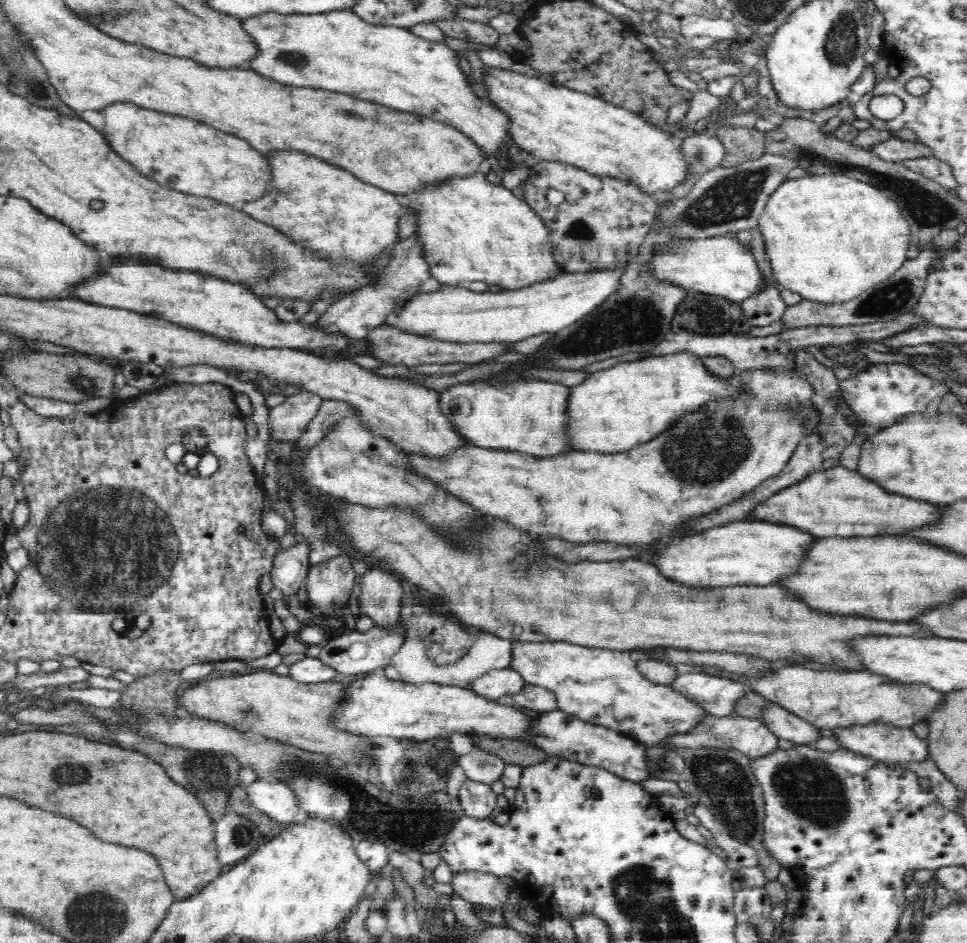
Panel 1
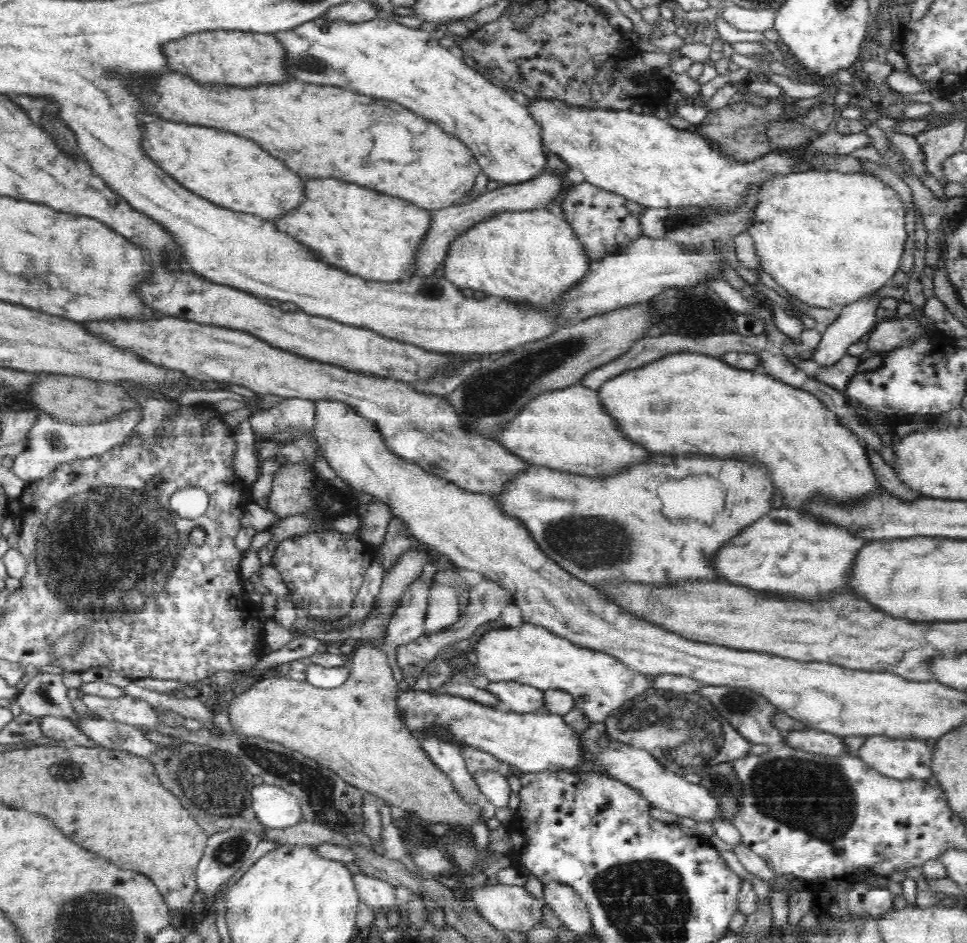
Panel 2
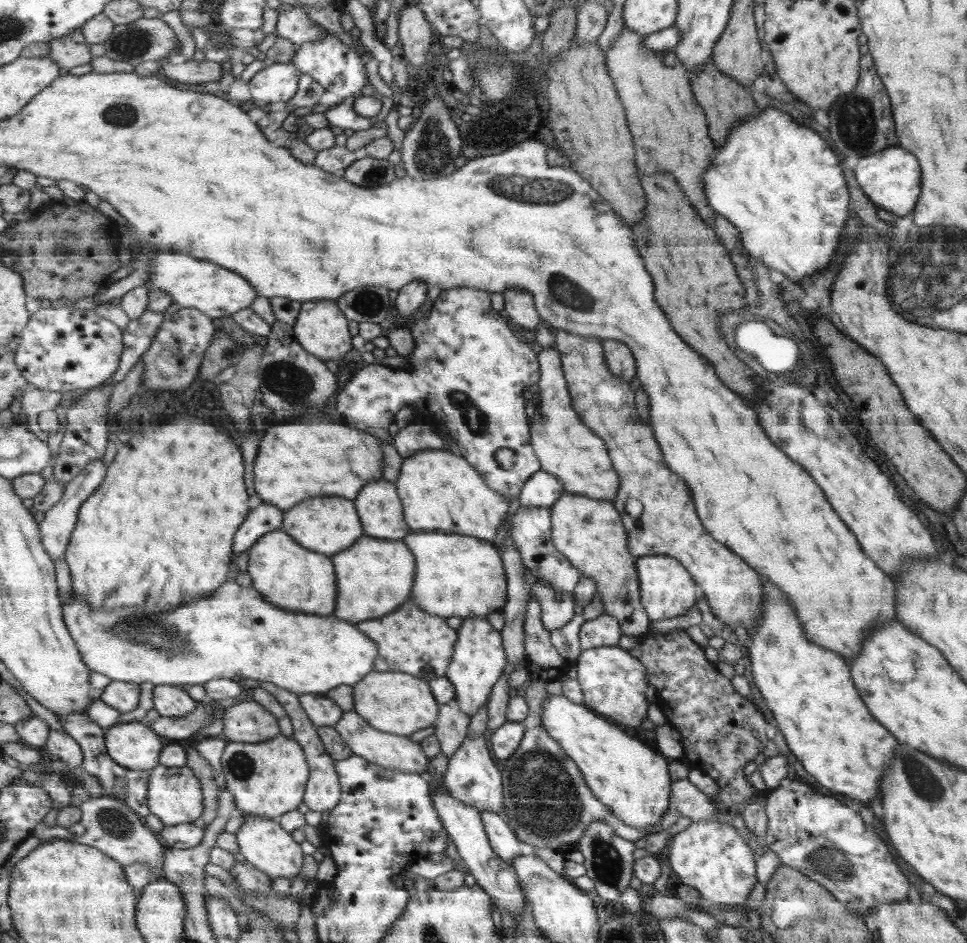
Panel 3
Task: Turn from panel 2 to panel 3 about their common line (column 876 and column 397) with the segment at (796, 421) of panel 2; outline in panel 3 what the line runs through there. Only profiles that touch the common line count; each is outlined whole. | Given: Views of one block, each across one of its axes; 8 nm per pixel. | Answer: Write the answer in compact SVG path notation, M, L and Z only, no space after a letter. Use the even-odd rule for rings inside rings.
M423 450L403 459L398 480L394 482L403 503L403 515L411 532L441 531L476 537L490 544L508 512L509 501L480 476L479 471L464 457L453 450Z

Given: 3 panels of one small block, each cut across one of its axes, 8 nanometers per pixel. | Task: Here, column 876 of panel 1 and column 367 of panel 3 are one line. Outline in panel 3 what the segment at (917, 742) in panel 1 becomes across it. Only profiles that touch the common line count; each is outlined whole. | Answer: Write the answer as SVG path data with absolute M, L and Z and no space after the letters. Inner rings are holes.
M352 711L343 712L342 718L335 724L336 732L342 737L344 744L350 748L353 755L360 756L374 764L386 768L394 768L398 772L408 772L418 775L425 775L430 766L430 758L423 752L422 746L409 737L394 733L382 732L375 729L364 720L359 713Z

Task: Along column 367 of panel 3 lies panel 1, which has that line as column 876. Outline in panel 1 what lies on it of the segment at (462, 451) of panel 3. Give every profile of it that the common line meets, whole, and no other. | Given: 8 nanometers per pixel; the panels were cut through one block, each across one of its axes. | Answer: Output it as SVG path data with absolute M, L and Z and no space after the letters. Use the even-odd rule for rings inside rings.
M903 363L866 366L854 376L840 382L839 390L850 410L857 416L856 422L877 427L879 430L896 424L903 415L931 412L942 396L950 392L943 381L935 381Z

